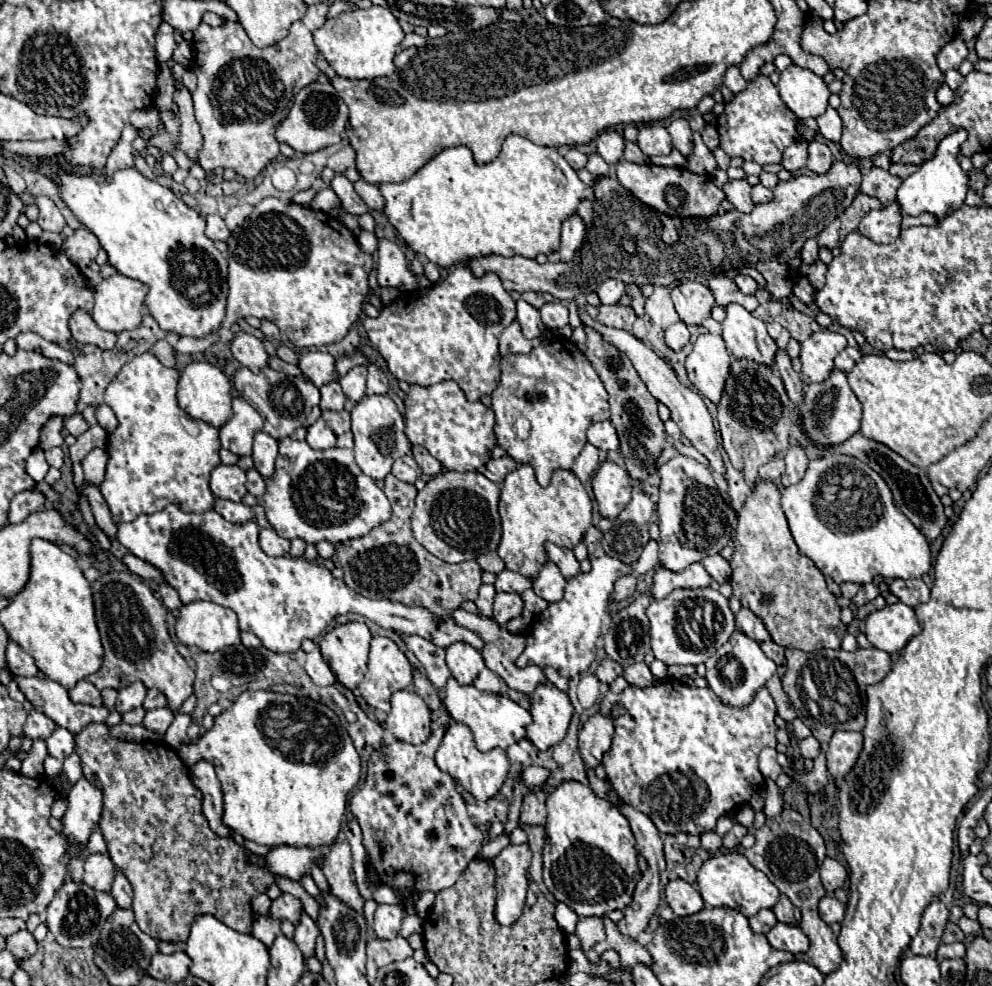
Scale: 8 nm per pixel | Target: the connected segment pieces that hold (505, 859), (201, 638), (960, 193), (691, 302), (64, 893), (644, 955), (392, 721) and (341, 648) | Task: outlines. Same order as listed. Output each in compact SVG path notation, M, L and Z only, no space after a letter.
M528 844L506 846L494 860L496 868L496 908L494 916L502 926L514 924L522 916L528 890L528 868L532 852Z
M190 602L180 608L176 636L186 646L216 652L224 646L240 644L238 618L230 608L214 602Z
M958 130L954 134L950 134L948 138L944 138L940 144L938 144L938 154L932 158L932 160L926 160L918 172L910 174L898 194L896 194L896 200L898 200L898 206L902 208L904 214L908 216L920 216L924 212L936 216L938 220L946 218L948 214L952 214L954 210L958 210L964 200L966 200L966 192L968 192L968 176L962 172L960 164L958 164L958 150L960 150L960 144L966 140L966 132L964 130Z
M688 280L676 286L672 290L672 302L678 316L688 326L698 326L706 316L710 316L710 310L714 308L712 292L708 286L696 280Z
M66 882L58 892L56 898L50 902L46 910L46 926L56 942L64 948L90 948L98 942L100 930L106 918L116 910L116 902L110 894L100 894L86 884Z
M602 916L602 920L604 920L604 928L606 928L606 940L602 944L598 944L592 952L588 952L588 958L592 962L598 962L598 956L604 950L616 950L620 954L620 964L626 970L632 970L638 964L644 964L648 968L652 966L652 956L646 950L646 946L642 946L638 940L622 934L618 930L616 922L612 922L608 916Z
M408 690L392 694L392 710L384 724L398 740L410 744L422 744L432 734L430 708L416 692Z
M362 622L336 626L320 640L322 656L328 660L338 682L348 690L356 690L364 680L370 640L372 634Z

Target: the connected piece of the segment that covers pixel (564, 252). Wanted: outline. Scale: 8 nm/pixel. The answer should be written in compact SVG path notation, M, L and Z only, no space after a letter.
M578 214L564 220L562 244L560 244L560 260L562 262L570 262L576 256L576 252L580 250L580 246L584 242L584 236L586 236L586 230L584 230L584 224Z

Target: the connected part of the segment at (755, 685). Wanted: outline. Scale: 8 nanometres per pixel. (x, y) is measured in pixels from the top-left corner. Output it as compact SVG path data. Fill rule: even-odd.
M734 632L730 640L716 650L714 656L706 660L706 680L708 686L714 690L714 694L720 698L722 704L734 706L734 708L744 708L748 706L756 692L776 674L776 664L766 658L766 654L760 650L758 642L750 640L742 632Z

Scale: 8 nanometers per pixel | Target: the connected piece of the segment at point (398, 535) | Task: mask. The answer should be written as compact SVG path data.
M388 474L384 478L384 494L392 504L392 516L384 526L378 526L368 536L338 544L336 556L344 572L344 582L360 596L372 600L392 600L404 606L422 606L430 610L438 620L450 618L456 608L466 600L478 598L482 570L476 560L448 564L432 556L424 546L416 542L410 530L410 514L414 510L416 486L398 480Z

